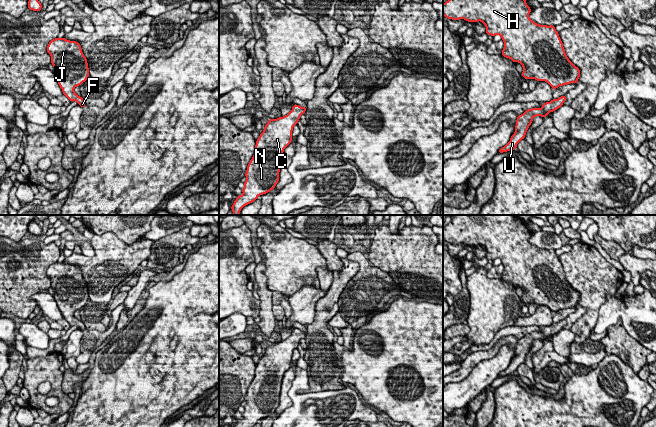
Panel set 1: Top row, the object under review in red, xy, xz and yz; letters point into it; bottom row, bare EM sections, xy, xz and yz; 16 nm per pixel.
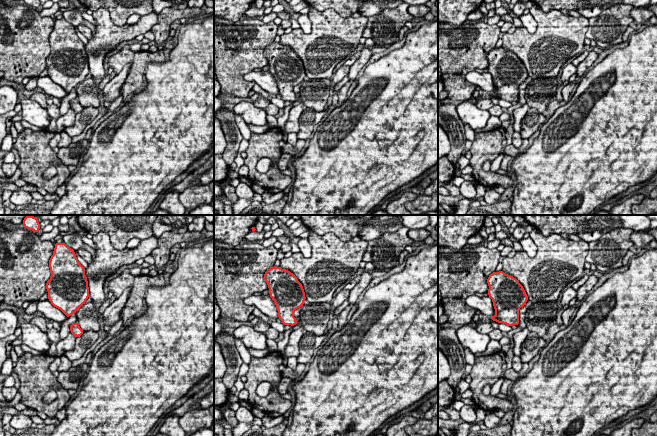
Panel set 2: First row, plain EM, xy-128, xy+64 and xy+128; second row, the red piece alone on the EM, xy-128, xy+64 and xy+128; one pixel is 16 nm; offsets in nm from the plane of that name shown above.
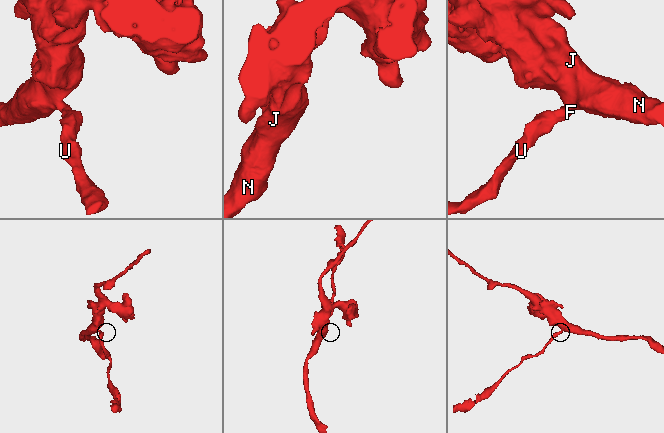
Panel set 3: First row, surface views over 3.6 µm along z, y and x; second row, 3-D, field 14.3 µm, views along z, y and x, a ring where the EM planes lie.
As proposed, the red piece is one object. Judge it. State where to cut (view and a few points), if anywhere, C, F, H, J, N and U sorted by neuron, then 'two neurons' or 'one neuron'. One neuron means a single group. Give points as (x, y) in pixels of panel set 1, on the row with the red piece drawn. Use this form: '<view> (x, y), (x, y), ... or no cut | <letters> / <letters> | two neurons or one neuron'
no cut | C F H J N U | one neuron

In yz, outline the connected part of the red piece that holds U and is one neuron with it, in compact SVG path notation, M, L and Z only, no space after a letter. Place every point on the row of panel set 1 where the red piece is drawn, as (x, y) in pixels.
M561 96L558 99L553 99L550 102L543 103L541 108L532 108L526 110L523 114L517 116L515 132L511 136L510 141L498 153L503 153L516 149L517 144L525 138L526 132L531 125L535 116L545 118L550 112L560 108L566 101L566 96Z

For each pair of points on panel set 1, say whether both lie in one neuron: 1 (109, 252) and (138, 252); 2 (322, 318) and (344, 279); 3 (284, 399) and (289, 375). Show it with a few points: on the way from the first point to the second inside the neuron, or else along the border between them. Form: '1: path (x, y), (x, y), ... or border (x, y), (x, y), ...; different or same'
1: path (116, 252), (131, 252); same
2: path (323, 308), (330, 300), (335, 289); same
3: path (284, 393), (286, 381); same

